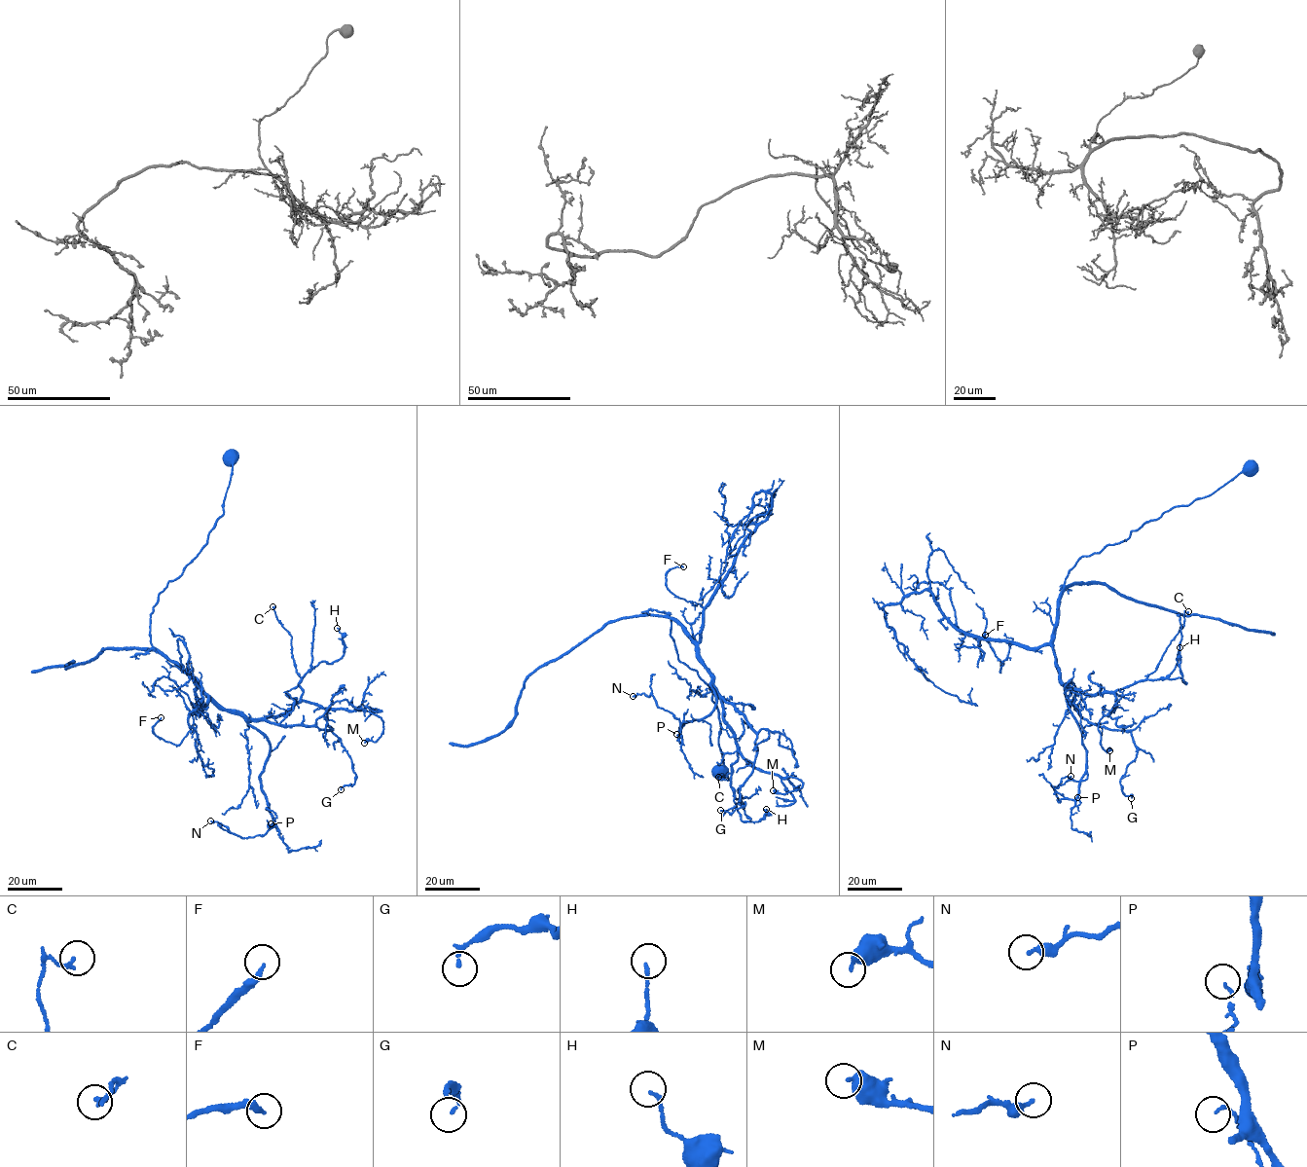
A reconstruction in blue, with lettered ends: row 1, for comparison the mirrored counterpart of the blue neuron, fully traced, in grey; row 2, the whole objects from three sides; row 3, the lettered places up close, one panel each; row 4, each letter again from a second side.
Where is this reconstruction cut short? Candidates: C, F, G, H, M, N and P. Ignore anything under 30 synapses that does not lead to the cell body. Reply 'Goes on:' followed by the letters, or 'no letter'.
Goes on: no letter

